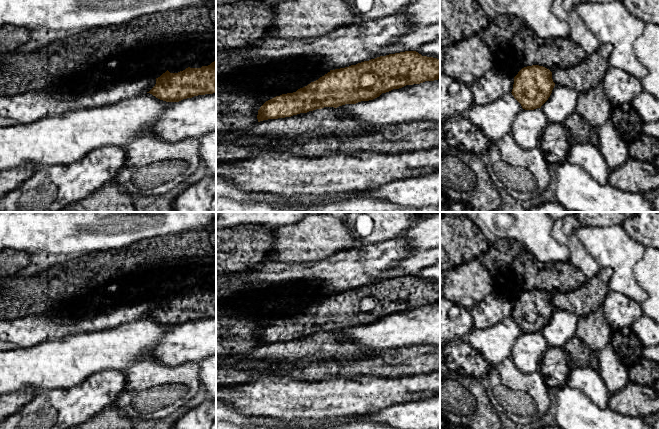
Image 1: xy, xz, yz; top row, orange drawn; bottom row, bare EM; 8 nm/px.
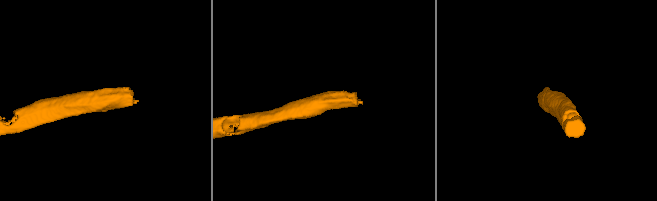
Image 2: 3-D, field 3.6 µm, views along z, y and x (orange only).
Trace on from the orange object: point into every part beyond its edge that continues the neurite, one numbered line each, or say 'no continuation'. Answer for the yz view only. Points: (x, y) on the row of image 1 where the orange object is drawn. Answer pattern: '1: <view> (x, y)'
no continuation

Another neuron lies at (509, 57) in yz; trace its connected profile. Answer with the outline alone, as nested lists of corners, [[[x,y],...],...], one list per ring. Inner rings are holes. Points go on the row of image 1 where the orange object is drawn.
[[[524,26],[513,39],[491,49],[494,69],[508,76],[514,76],[522,68],[539,65],[553,72],[559,68],[568,68],[578,64],[586,52],[570,37],[538,38],[534,32]]]

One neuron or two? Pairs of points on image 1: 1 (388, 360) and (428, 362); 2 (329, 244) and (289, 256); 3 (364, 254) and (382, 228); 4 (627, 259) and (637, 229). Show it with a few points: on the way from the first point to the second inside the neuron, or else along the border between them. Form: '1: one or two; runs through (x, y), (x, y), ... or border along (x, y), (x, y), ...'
1: one; runs through (398, 361), (418, 361)
2: one; runs through (319, 244), (301, 244), (299, 246)
3: two; border along (395, 237), (363, 244)
4: two; border along (622, 225), (625, 232), (645, 248)

